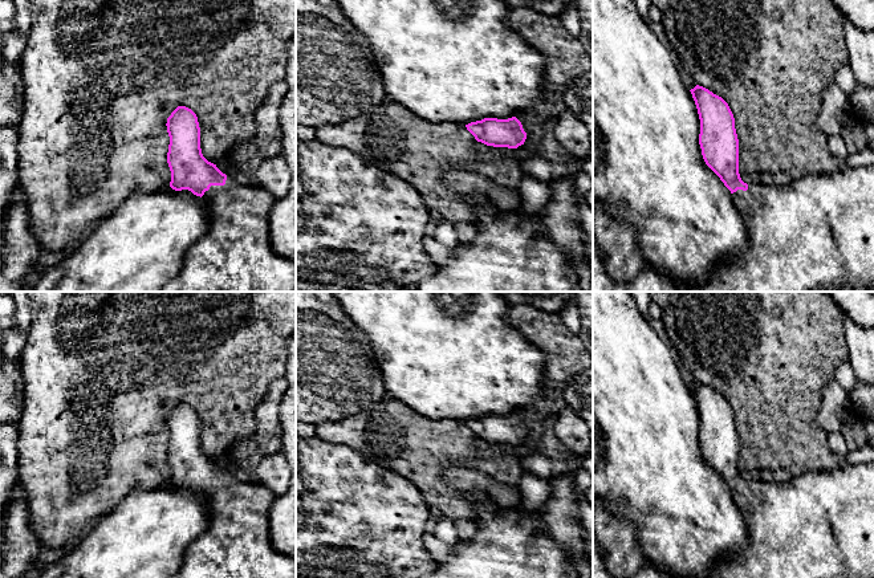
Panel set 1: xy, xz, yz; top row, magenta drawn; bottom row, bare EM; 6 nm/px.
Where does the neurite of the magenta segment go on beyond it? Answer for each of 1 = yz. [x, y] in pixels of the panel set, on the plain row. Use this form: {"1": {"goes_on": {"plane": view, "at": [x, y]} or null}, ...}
{"1": {"goes_on": {"plane": "yz", "at": [821, 524]}}}

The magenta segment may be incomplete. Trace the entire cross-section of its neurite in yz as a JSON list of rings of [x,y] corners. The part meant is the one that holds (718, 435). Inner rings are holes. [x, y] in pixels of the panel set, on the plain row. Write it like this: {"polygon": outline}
{"polygon": [[[699,382],[690,388],[700,416],[703,456],[731,488],[748,532],[748,545],[732,558],[718,562],[707,578],[874,578],[874,461],[808,472],[788,483],[760,479],[748,483],[739,471],[739,436],[728,400]]]}

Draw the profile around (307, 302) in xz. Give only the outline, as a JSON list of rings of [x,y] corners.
[[[296,292],[296,423],[342,420],[389,398],[367,335],[353,323],[333,292]]]

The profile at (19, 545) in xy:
[[[17,483],[1,517],[0,578],[24,578],[42,545],[31,526],[29,505]]]

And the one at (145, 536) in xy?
[[[170,483],[149,491],[131,491],[109,513],[97,518],[78,538],[72,550],[48,565],[38,578],[171,578],[184,559],[187,546],[210,525],[206,498],[188,487],[175,488]]]

